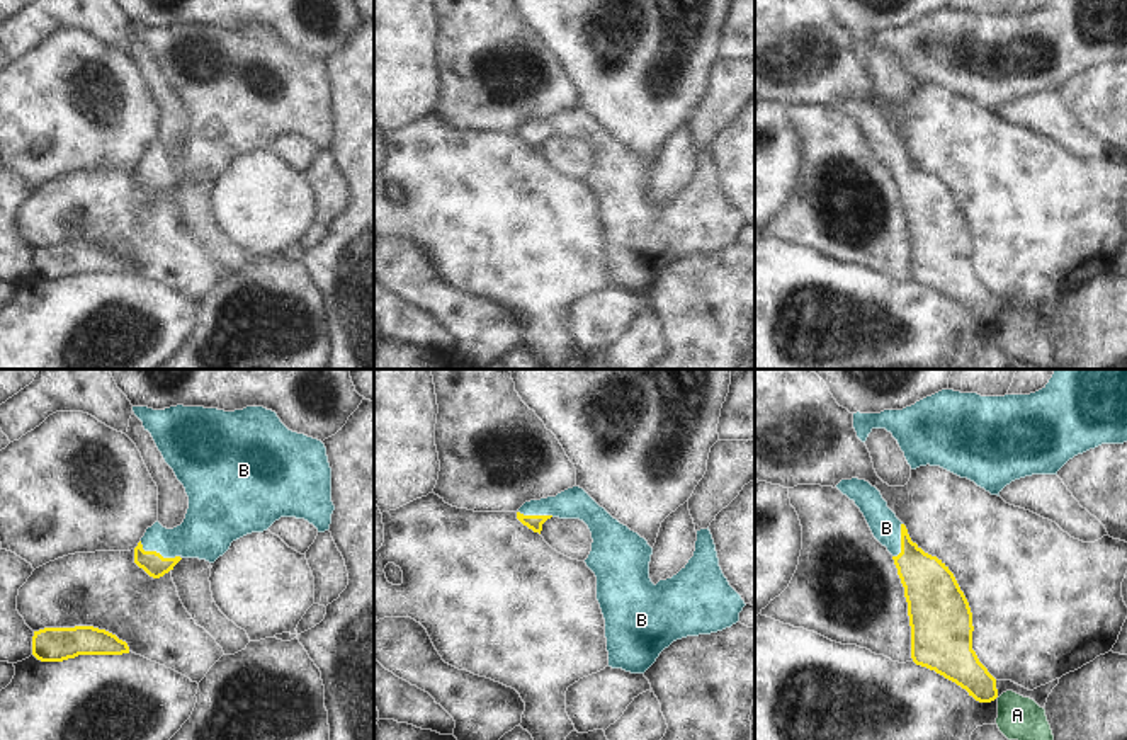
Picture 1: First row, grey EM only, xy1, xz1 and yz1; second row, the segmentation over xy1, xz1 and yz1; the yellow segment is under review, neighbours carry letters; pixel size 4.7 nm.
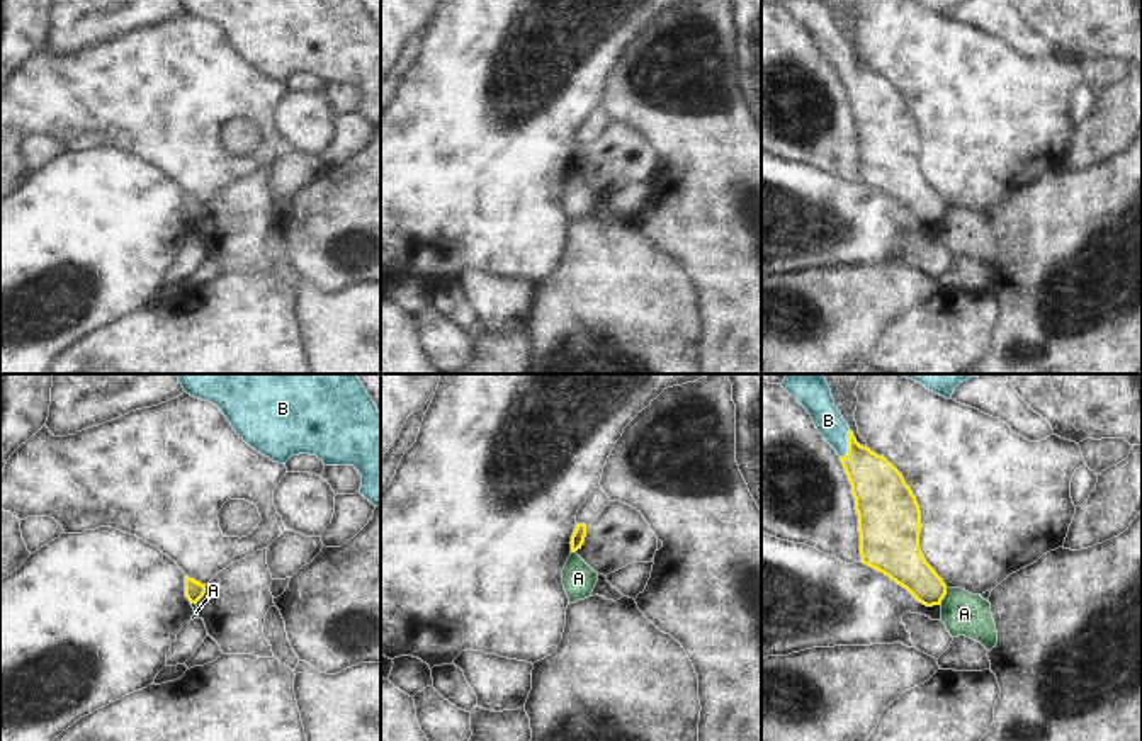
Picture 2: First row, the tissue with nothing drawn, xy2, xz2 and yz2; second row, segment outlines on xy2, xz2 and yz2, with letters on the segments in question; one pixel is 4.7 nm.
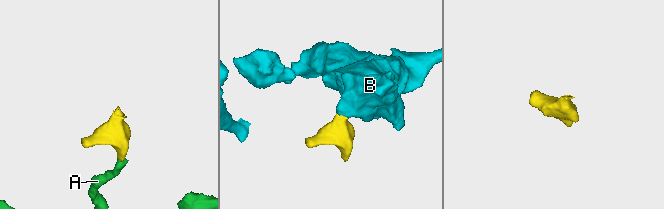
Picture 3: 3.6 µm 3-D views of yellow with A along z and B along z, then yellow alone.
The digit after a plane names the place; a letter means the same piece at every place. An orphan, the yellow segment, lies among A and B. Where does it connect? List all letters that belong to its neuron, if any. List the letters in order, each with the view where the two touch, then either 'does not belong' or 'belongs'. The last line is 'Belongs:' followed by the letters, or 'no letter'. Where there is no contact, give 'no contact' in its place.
A: yz2 | does not belong
B: xy1 | belongs
Belongs: B

